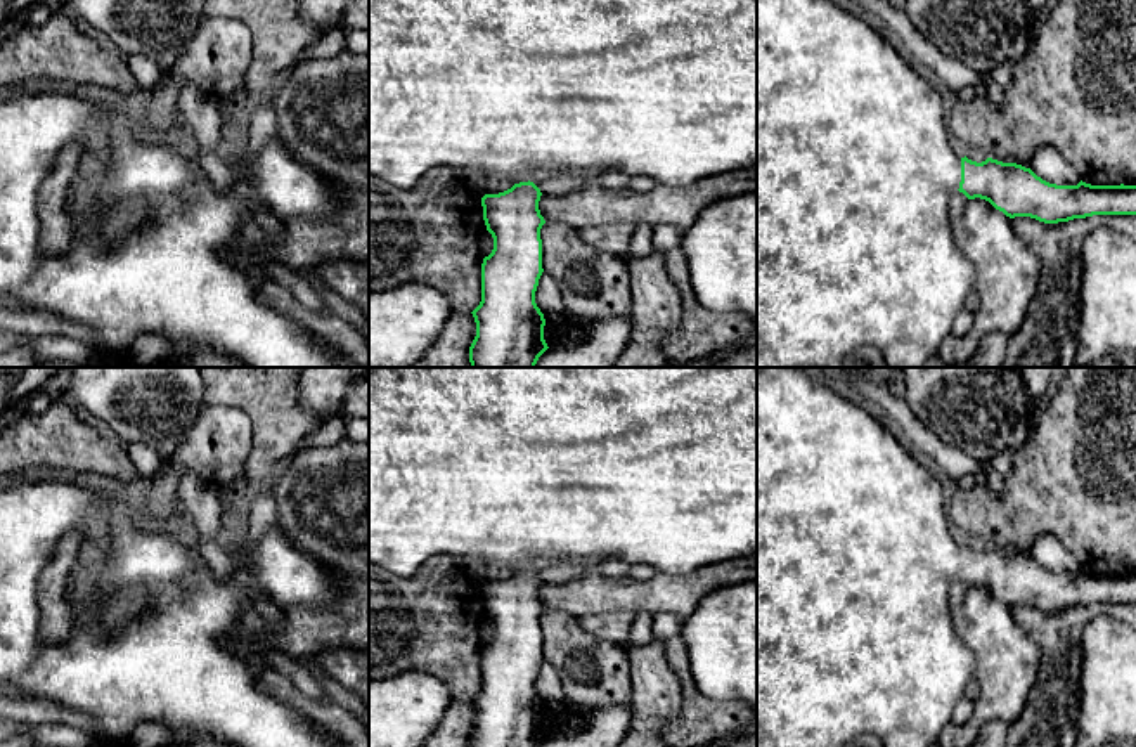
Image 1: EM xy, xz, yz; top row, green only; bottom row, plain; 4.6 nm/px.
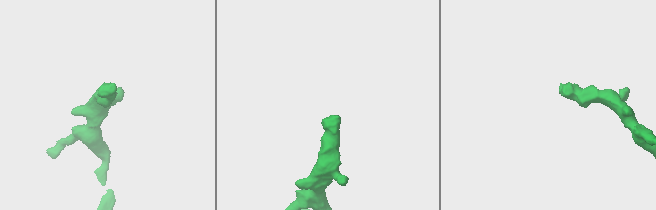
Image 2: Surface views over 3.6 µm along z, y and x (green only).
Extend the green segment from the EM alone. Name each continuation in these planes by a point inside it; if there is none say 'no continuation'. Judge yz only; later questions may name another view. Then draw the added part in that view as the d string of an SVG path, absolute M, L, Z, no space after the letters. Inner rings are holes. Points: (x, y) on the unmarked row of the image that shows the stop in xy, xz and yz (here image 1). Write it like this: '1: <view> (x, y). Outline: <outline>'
1: yz (854, 550). Outline: M757 367L757 747L847 747L859 735L876 735L883 747L932 747L951 723L956 704L965 697L975 676L975 657L958 638L949 607L949 588L961 570L961 544L951 532L947 503L940 484L925 470L897 438L864 407L842 397L826 383L810 380L802 367Z

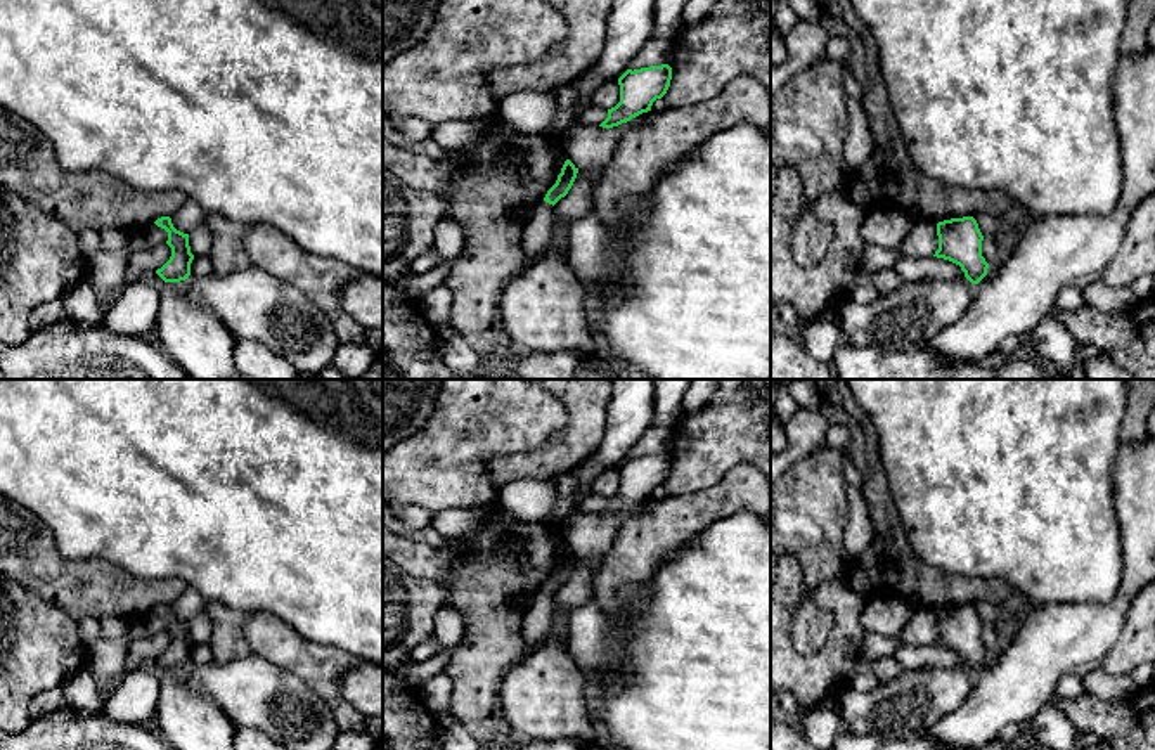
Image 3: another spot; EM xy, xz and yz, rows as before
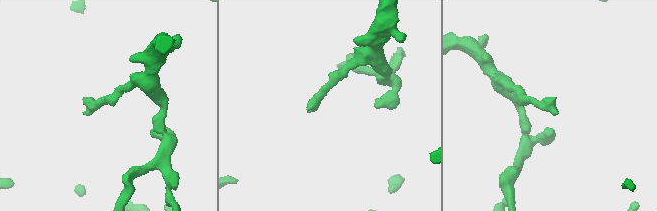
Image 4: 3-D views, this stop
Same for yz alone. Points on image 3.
no continuation

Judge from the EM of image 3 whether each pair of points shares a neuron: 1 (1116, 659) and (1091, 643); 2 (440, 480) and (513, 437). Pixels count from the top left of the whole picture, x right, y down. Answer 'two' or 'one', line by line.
1: two
2: one

